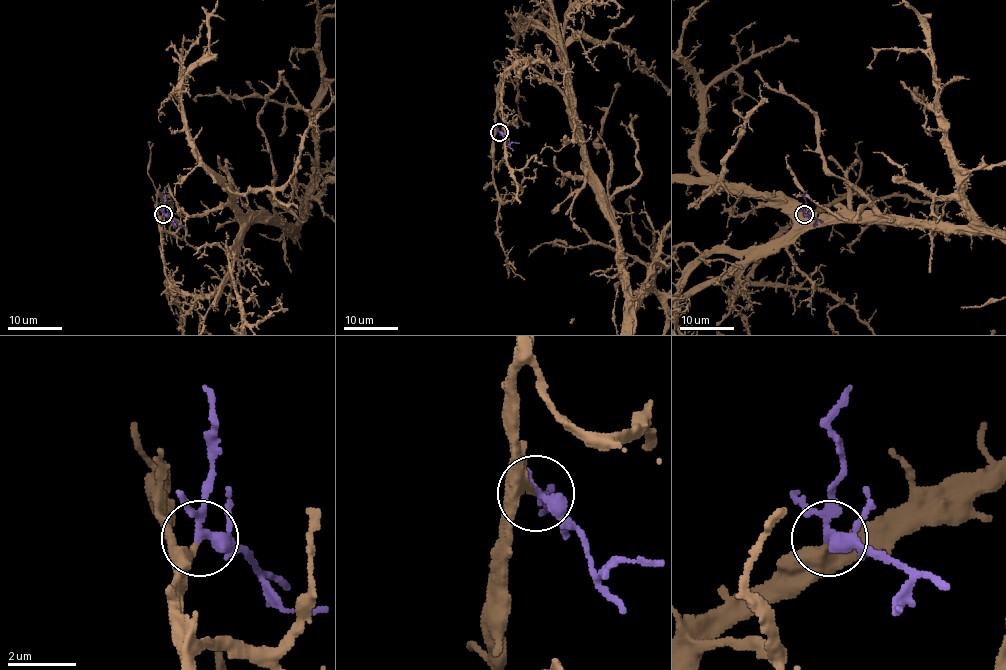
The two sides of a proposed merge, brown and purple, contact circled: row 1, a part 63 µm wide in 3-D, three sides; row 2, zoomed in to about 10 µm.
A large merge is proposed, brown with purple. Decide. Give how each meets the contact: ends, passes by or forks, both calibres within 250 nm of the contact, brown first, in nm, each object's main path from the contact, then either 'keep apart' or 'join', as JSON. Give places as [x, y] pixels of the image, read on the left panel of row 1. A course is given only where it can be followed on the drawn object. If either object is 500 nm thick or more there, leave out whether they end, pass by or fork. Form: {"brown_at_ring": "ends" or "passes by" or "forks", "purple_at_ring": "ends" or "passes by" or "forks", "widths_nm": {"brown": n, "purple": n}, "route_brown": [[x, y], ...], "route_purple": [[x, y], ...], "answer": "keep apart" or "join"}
{"brown_at_ring": "passes by", "purple_at_ring": "forks", "widths_nm": {"brown": 320, "purple": 260}, "route_brown": [[162, 215], [164, 272], [177, 288], [207, 295], [230, 276], [200, 304], [161, 259]], "route_purple": [[162, 215], [173, 220], [176, 225], [183, 225]], "answer": "join"}

